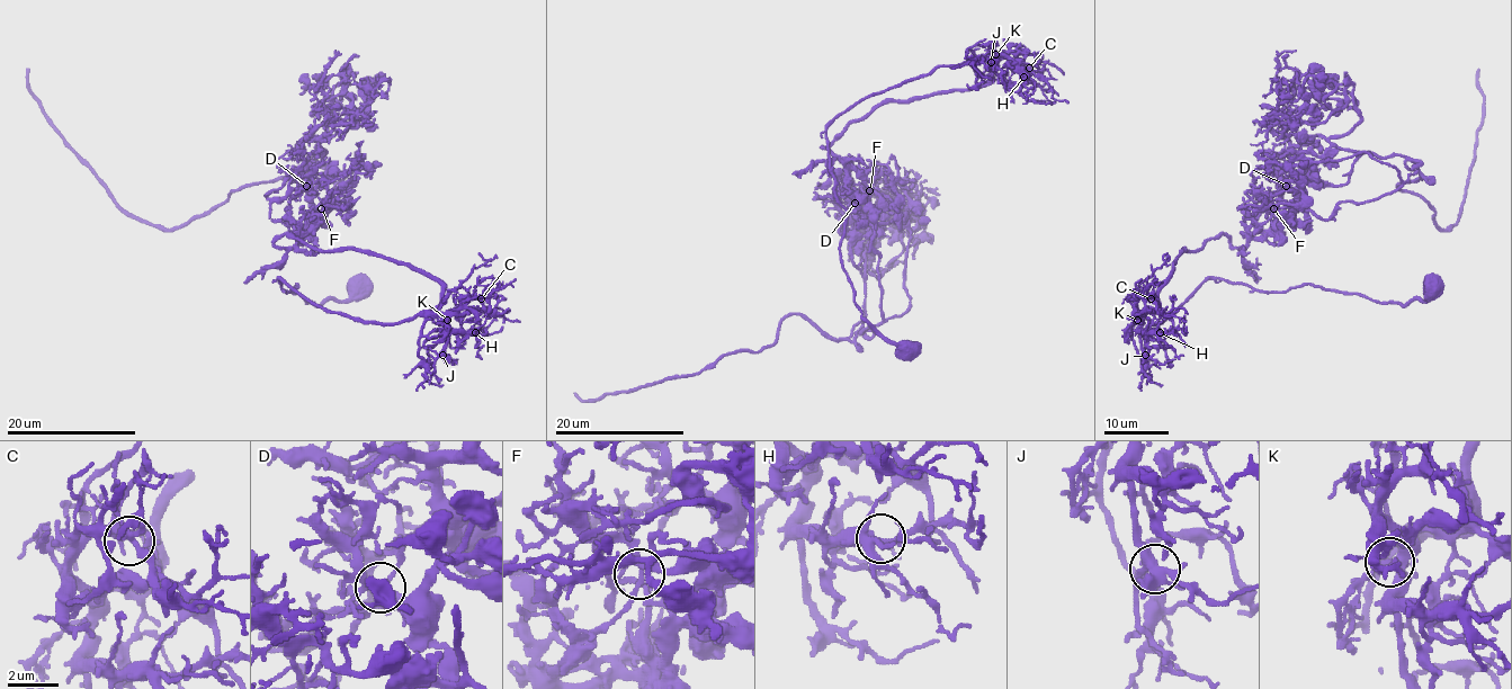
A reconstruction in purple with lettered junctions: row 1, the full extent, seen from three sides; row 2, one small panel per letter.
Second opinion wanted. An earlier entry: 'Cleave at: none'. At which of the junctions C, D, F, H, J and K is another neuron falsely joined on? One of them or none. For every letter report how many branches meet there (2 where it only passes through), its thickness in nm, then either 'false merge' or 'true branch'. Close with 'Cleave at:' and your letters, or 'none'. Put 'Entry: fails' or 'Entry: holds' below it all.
C: branches 4; calibre 240 nm; true branch
D: branches 6; calibre 320 nm; true branch
F: branches 4; calibre 220 nm; false merge
H: branches 3; calibre 260 nm; true branch
J: branches 6; calibre 380 nm; true branch
K: branches 5; calibre 400 nm; true branch
Cleave at: F
Entry: fails

